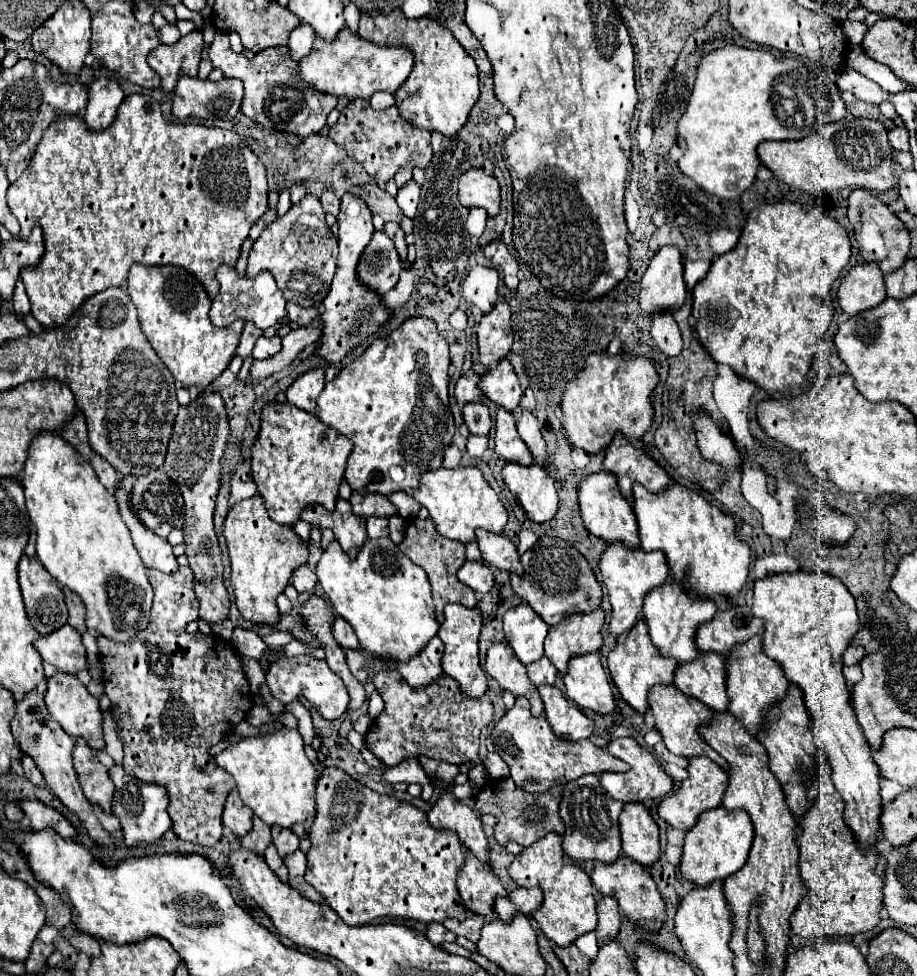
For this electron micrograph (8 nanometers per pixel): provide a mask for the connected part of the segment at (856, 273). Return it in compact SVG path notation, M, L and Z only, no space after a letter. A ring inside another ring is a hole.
M877 263L855 265L841 281L837 291L839 307L845 315L857 315L879 305L885 299L883 273Z

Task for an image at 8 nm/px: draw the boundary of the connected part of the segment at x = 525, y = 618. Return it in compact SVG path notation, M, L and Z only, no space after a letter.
M519 605L509 609L503 615L503 629L505 641L525 665L543 657L543 641L549 627L535 615L535 611L531 611L531 607Z

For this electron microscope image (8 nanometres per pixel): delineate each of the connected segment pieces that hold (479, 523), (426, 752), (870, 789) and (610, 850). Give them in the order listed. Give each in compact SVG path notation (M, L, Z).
M439 467L435 471L429 471L427 475L423 475L421 487L419 491L415 491L413 497L429 511L429 517L433 519L433 525L441 537L455 539L461 543L473 541L475 529L503 533L503 527L507 523L507 511L499 495L489 487L477 467Z
M379 671L373 677L373 685L383 697L385 709L373 719L365 743L383 765L393 767L409 757L421 755L453 765L463 765L479 757L479 733L493 719L493 705L487 695L479 699L467 697L449 675L441 675L423 689L415 689L399 671Z
M805 571L779 573L779 575L771 575L771 577L755 581L751 609L753 609L753 615L761 617L765 623L763 653L783 667L791 683L803 689L805 705L812 718L815 745L826 753L827 760L833 769L831 777L833 777L837 793L841 795L845 803L843 817L845 817L847 827L853 831L859 847L873 849L879 839L879 829L881 829L879 817L883 813L881 797L879 797L879 769L871 757L871 749L867 741L863 739L853 707L849 705L849 691L845 687L845 677L841 675L841 669L843 669L841 655L849 647L849 641L853 639L853 635L859 631L859 617L855 611L853 595L847 591L847 587L839 579L827 573L805 573Z
M583 775L575 783L567 783L563 787L563 799L559 807L559 815L567 827L563 835L563 851L575 863L583 865L585 861L601 861L615 863L621 853L621 835L619 835L619 813L623 811L623 803L615 803L603 791L597 775Z

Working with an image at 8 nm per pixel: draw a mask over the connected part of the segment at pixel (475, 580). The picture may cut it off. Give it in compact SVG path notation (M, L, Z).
M465 561L465 565L457 571L457 579L477 593L487 593L493 587L493 573L481 561Z

